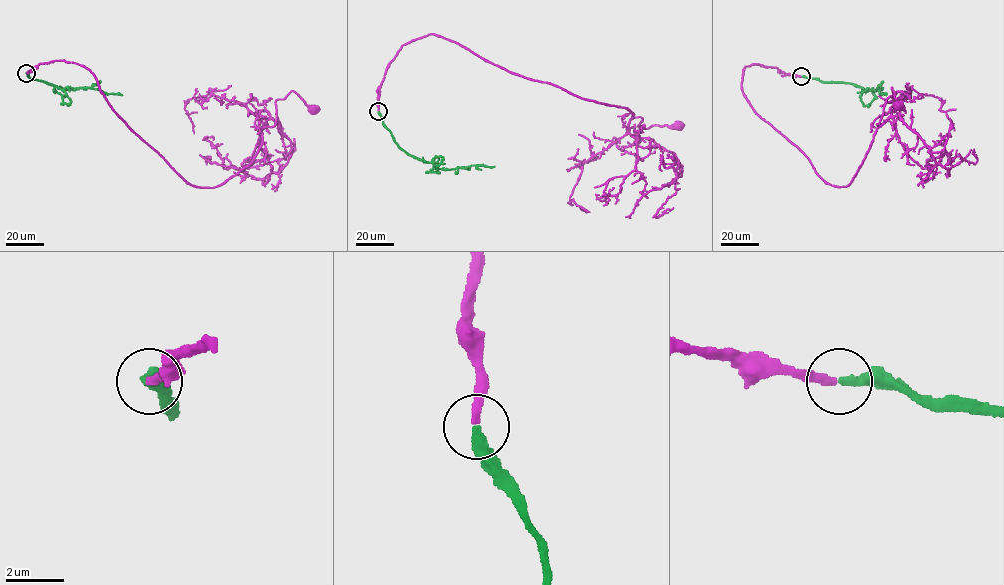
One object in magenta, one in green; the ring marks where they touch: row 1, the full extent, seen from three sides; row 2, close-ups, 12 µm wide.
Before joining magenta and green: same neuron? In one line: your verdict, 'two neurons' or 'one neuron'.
one neuron

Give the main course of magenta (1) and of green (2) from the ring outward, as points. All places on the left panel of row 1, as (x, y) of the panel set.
1: (26, 73), (83, 66), (196, 187), (246, 167), (277, 99), (294, 91), (313, 109)
2: (26, 73), (30, 79), (62, 89), (93, 88), (122, 95)

